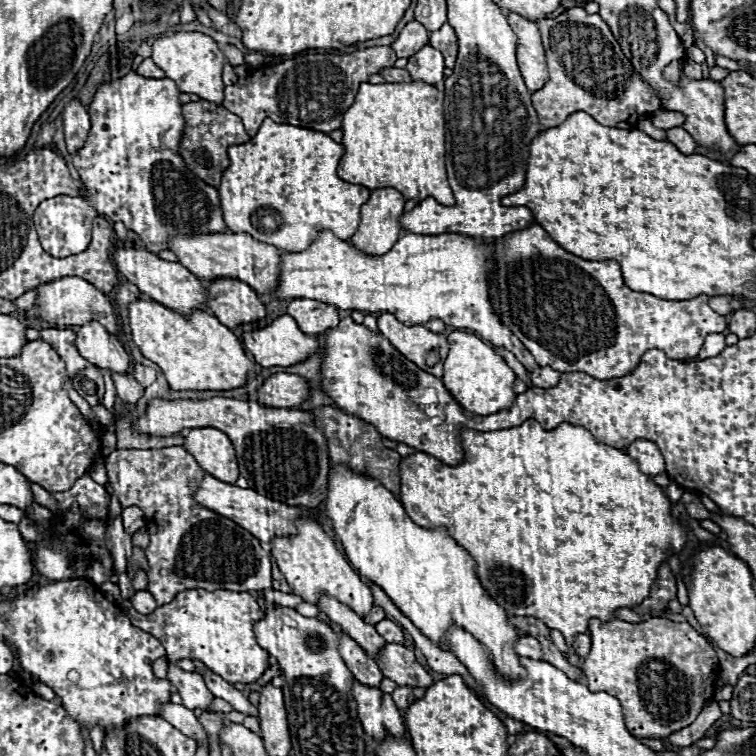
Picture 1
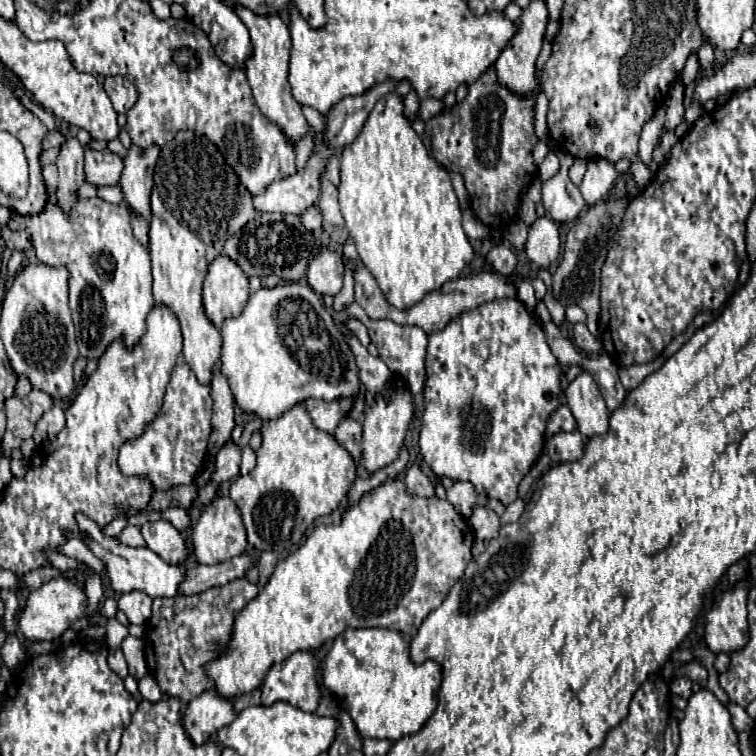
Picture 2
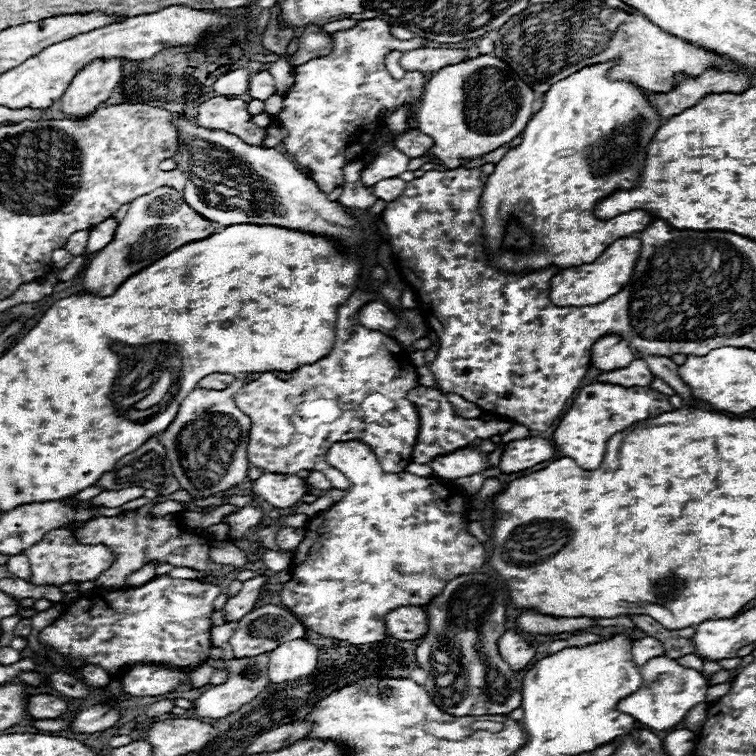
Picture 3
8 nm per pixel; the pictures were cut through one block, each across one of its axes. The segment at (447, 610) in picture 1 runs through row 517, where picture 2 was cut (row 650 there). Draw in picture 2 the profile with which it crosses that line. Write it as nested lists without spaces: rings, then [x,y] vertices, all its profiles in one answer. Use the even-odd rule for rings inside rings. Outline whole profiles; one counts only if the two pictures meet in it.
[[[348,628],[334,640],[322,664],[324,686],[332,694],[340,696],[342,708],[348,710],[360,736],[392,740],[392,742],[400,740],[402,736],[416,734],[426,724],[426,720],[436,710],[440,678],[442,674],[436,662],[426,660],[422,666],[414,666],[408,656],[408,642],[396,630],[386,630],[386,628]]]

